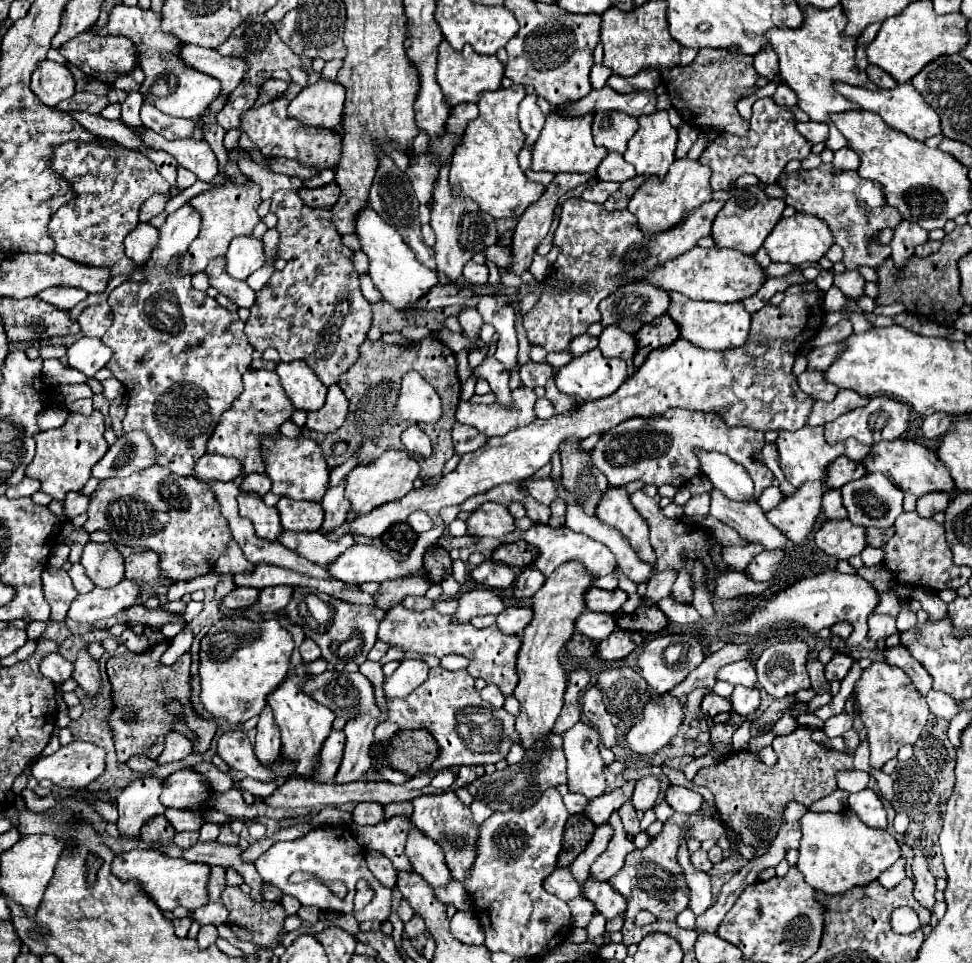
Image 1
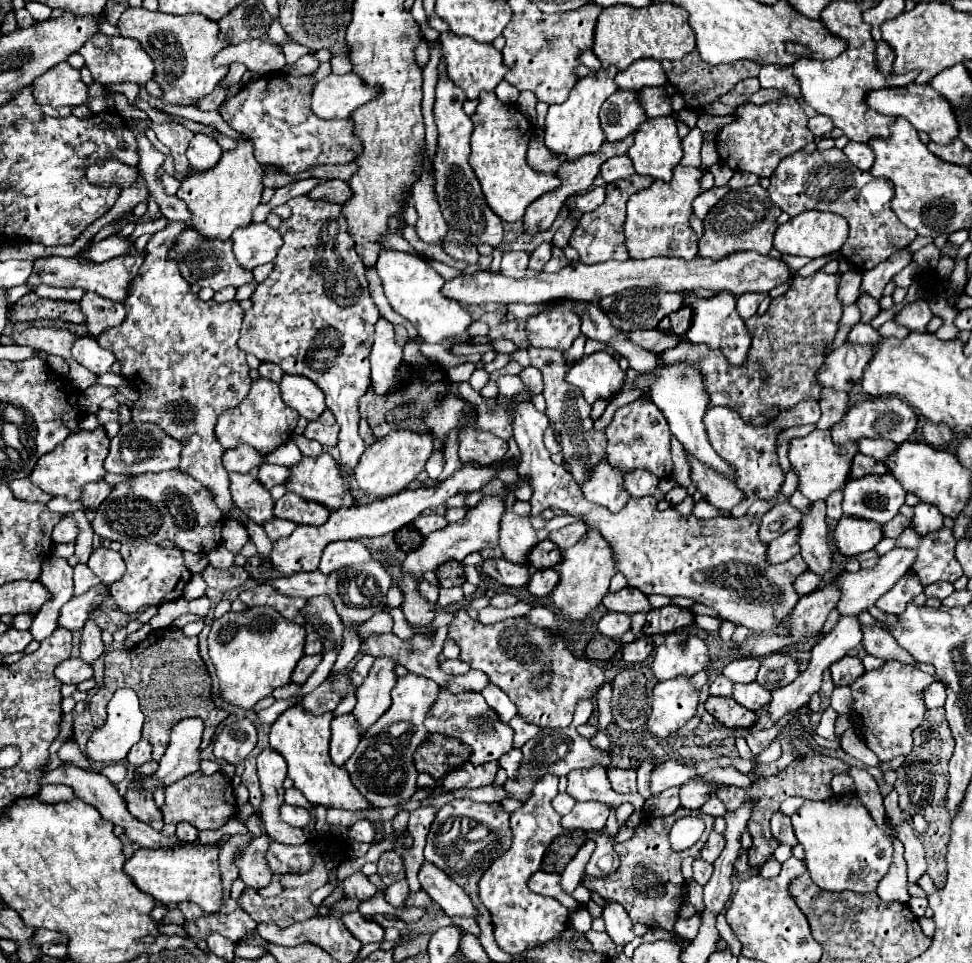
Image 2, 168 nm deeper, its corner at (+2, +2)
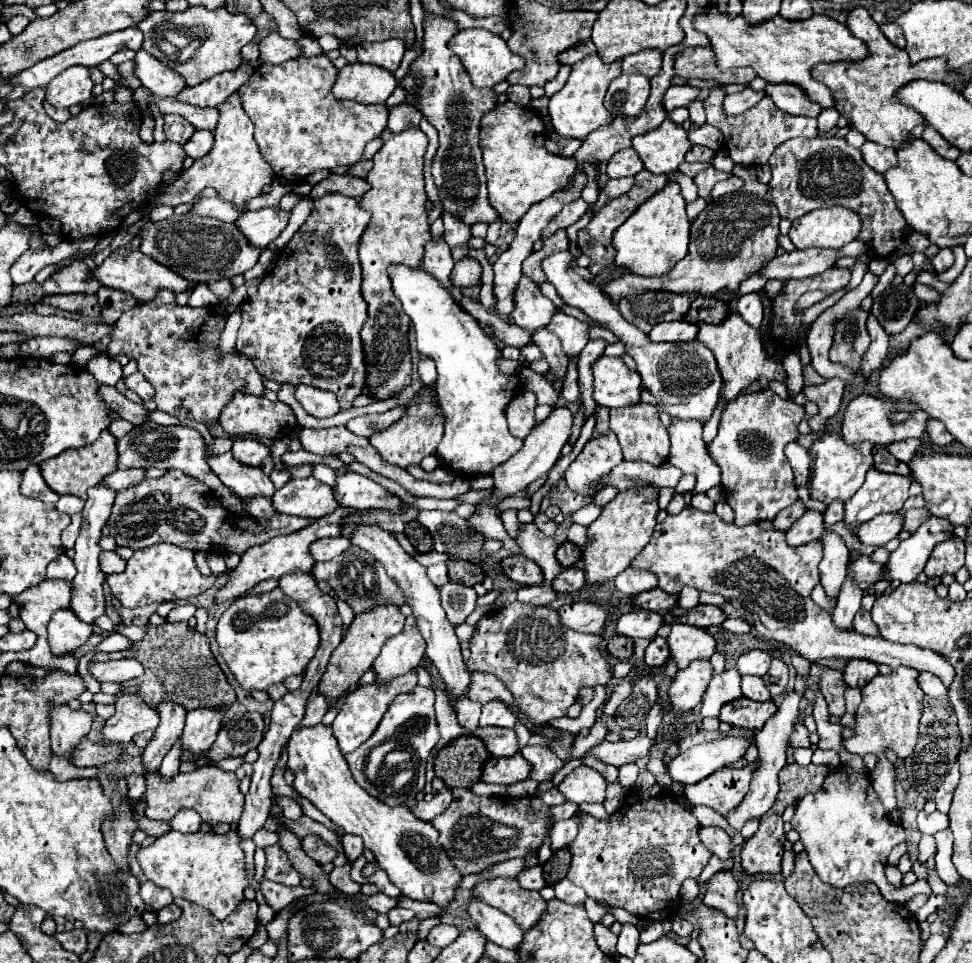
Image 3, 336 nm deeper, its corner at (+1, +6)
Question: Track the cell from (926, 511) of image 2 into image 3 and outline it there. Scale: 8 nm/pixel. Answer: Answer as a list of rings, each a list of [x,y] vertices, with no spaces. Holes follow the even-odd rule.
[[[929,516],[921,528],[917,528],[915,534],[911,534],[907,540],[899,544],[897,550],[889,554],[889,560],[883,564],[885,574],[883,578],[887,582],[899,580],[899,582],[913,582],[917,574],[923,572],[925,562],[935,548],[935,544],[951,538],[953,524],[943,518]]]

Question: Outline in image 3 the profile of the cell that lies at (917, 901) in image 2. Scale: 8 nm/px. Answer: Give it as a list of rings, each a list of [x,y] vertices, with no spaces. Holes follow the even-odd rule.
[[[931,894],[926,903],[915,913],[917,921],[919,923],[926,921],[930,914],[936,912],[939,908],[944,906],[945,901],[946,899],[943,895]]]

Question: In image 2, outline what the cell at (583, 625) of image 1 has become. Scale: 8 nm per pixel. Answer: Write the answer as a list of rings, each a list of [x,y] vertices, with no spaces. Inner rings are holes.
[[[608,612],[600,622],[598,622],[598,632],[608,638],[620,638],[624,632],[628,632],[632,626],[632,618],[628,614],[618,614],[618,612]]]

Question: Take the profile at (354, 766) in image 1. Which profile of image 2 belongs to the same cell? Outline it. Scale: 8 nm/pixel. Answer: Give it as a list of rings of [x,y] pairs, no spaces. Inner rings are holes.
[[[378,656],[364,684],[356,690],[358,704],[354,708],[354,716],[362,730],[368,730],[386,712],[386,708],[390,708],[390,692],[398,678],[396,666],[398,662],[394,658]]]

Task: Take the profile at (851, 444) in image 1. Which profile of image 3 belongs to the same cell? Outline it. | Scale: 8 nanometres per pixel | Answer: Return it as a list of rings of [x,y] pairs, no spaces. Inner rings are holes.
[[[903,440],[903,442],[895,442],[895,444],[887,444],[885,448],[889,450],[889,454],[893,454],[895,458],[899,458],[901,462],[907,462],[907,460],[911,460],[915,454],[917,454],[917,450],[919,450],[919,440]]]

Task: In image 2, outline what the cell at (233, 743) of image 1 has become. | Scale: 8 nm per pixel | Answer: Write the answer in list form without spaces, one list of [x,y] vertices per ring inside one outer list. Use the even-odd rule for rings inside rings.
[[[240,720],[232,726],[222,728],[214,742],[214,756],[218,760],[226,760],[228,764],[240,764],[256,746],[256,726],[250,720]]]

